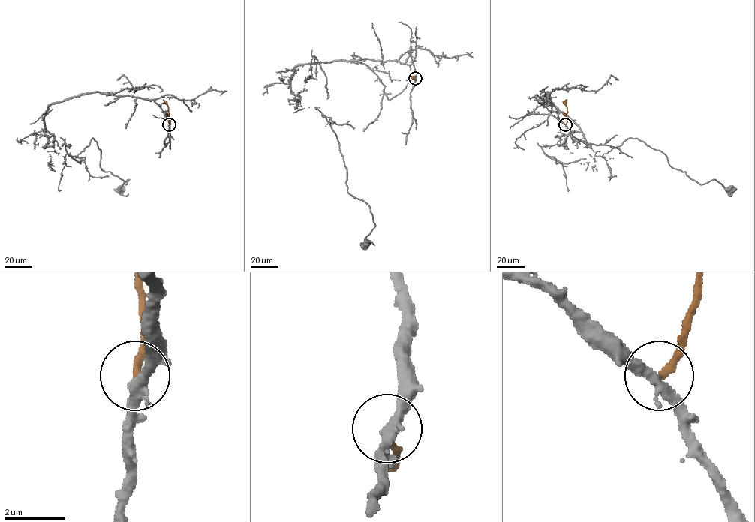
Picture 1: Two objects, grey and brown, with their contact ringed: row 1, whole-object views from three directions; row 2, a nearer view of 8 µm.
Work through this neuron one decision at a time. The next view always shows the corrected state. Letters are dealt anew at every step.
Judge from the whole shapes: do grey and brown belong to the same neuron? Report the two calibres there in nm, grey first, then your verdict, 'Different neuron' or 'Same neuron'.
Thickness 360 nm (grey) against 220 nm. Different neuron

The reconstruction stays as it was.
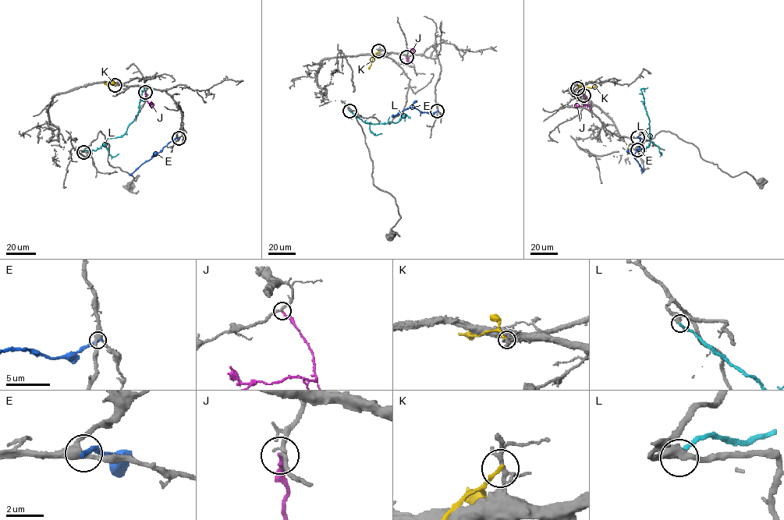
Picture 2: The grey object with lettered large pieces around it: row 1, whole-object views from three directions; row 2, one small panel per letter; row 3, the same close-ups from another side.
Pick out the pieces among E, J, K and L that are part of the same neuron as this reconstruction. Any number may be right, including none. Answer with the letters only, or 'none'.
L

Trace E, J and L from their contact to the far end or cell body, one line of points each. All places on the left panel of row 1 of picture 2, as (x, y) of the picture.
E: (179, 138), (170, 141), (129, 175)
J: (145, 92), (147, 100), (153, 104), (151, 101)
L: (83, 152), (95, 150), (108, 139), (122, 136), (136, 116), (144, 85), (150, 89)

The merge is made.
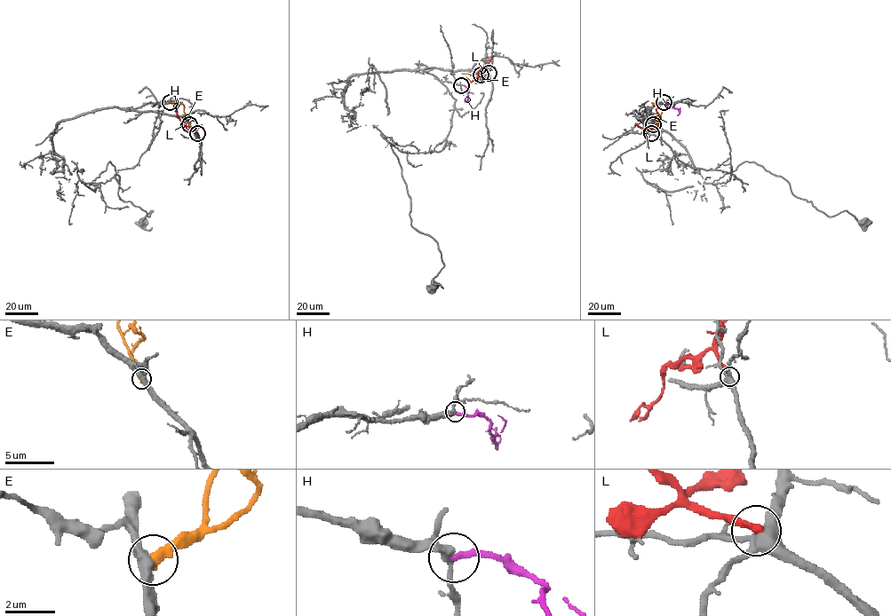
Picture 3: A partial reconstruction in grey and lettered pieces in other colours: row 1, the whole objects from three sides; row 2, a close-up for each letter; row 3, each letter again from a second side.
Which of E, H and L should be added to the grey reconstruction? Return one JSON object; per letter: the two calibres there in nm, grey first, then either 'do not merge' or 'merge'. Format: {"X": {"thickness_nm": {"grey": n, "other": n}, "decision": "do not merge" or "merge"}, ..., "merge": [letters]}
{"E": {"thickness_nm": {"grey": 440, "other": 440}, "decision": "do not merge"}, "H": {"thickness_nm": {"grey": 240, "other": 260}, "decision": "merge"}, "L": {"thickness_nm": {"grey": 420, "other": 320}, "decision": "do not merge"}, "merge": ["H"]}

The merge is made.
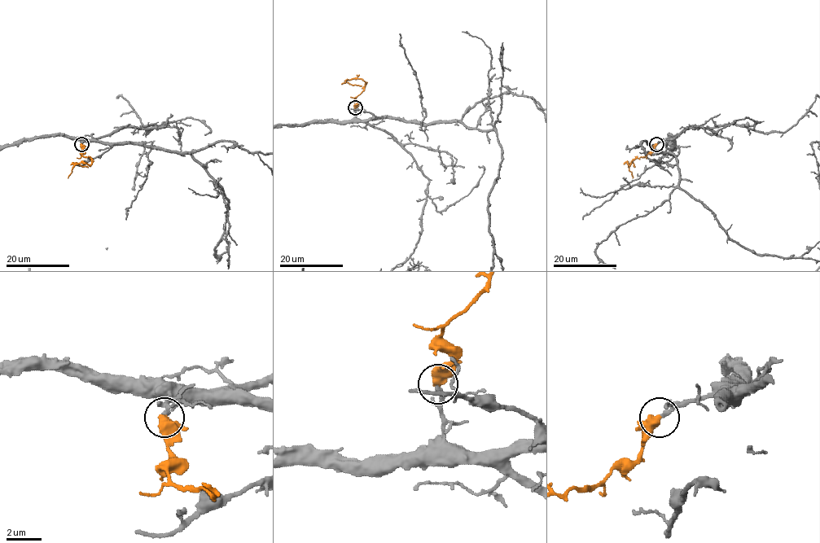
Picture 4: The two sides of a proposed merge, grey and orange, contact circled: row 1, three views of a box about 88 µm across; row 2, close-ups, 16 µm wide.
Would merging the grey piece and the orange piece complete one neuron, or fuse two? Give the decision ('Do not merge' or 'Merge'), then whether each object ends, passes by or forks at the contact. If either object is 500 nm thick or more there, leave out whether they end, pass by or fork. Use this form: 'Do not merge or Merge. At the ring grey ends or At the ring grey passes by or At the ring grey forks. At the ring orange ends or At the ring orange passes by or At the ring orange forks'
Merge

